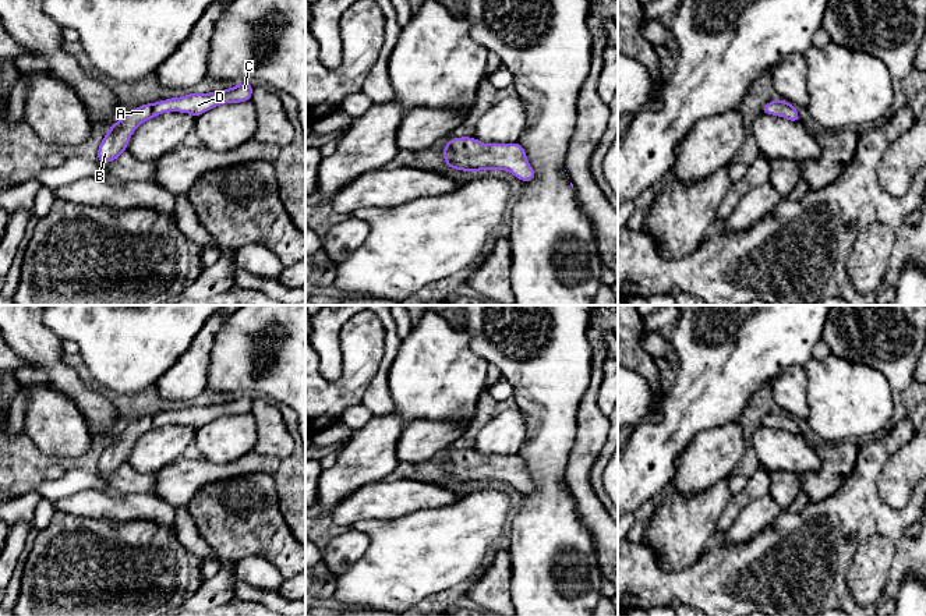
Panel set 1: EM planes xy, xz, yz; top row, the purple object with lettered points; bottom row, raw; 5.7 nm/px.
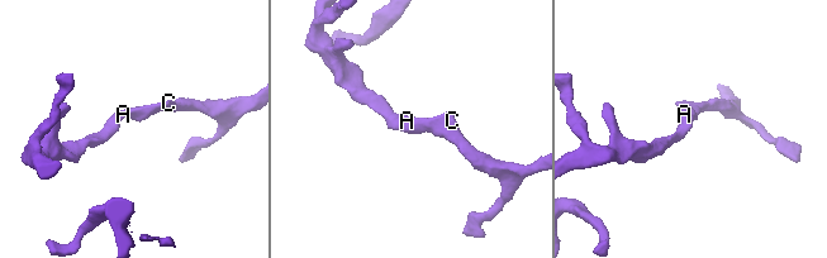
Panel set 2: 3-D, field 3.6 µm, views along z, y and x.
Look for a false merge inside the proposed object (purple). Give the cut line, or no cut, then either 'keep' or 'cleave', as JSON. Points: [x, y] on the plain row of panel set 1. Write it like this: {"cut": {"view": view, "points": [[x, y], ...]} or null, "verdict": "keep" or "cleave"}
{"cut": null, "verdict": "keep"}

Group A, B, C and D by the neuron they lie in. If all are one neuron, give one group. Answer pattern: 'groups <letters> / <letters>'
groups A B C D

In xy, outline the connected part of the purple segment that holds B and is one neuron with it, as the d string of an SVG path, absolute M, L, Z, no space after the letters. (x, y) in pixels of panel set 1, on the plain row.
M241 394L230 401L208 406L188 406L181 410L158 413L135 419L116 433L102 452L98 460L98 475L110 475L127 463L131 447L138 438L155 428L180 424L199 429L205 424L225 415L250 414L252 408L252 396Z

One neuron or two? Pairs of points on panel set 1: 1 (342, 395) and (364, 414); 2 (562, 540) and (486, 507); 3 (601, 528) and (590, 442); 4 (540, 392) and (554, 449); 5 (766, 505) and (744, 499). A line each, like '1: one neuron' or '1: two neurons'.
1: two neurons
2: two neurons
3: one neuron
4: one neuron
5: two neurons

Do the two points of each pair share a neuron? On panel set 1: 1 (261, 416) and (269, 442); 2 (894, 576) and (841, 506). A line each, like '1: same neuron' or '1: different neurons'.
1: same neuron
2: same neuron

